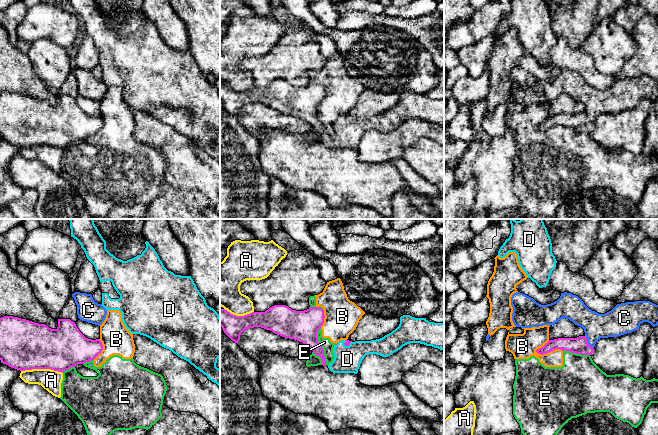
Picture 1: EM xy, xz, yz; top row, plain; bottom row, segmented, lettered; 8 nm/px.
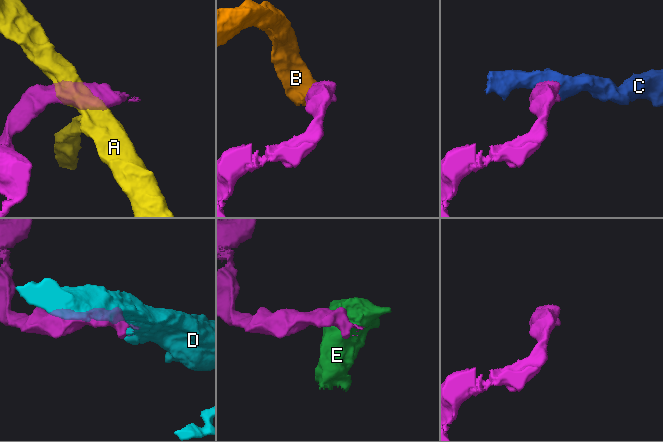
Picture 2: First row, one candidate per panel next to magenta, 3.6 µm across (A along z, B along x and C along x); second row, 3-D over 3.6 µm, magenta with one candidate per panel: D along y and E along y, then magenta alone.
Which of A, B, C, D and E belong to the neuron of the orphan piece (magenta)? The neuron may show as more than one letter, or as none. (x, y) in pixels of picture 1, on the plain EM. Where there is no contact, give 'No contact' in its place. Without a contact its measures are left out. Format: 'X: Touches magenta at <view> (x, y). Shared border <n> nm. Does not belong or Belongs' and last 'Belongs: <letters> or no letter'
A: Touches magenta at xy (42, 144). Shared border 340 nm. Does not belong
B: Touches magenta at yz (549, 127). Shared border 220 nm. Does not belong
C: Touches magenta at yz (587, 118). Shared border 130 nm. Does not belong
D: Touches magenta at xz (347, 121). Shared border 80 nm. Belongs
E: Touches magenta at xz (321, 122). Shared border 300 nm. Does not belong
Belongs: D

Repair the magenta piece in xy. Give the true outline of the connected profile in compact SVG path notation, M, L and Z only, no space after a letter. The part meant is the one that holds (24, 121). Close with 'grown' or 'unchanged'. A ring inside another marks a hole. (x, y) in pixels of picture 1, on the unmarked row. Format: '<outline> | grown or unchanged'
M18 93L0 94L1 139L20 147L51 145L63 149L78 140L94 136L102 126L103 121L99 115L86 114L70 95L58 95L58 103L51 105L45 100Z | unchanged

